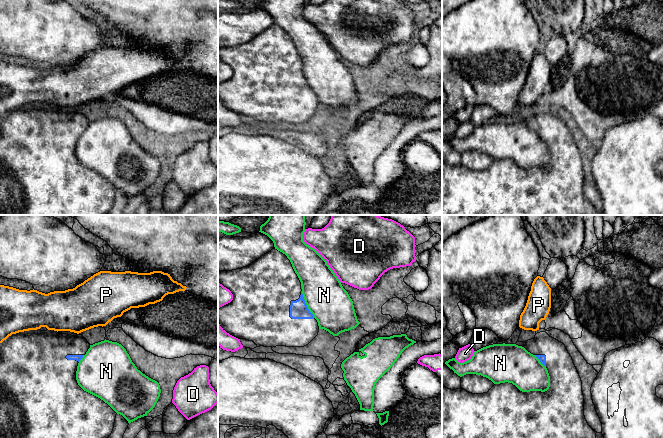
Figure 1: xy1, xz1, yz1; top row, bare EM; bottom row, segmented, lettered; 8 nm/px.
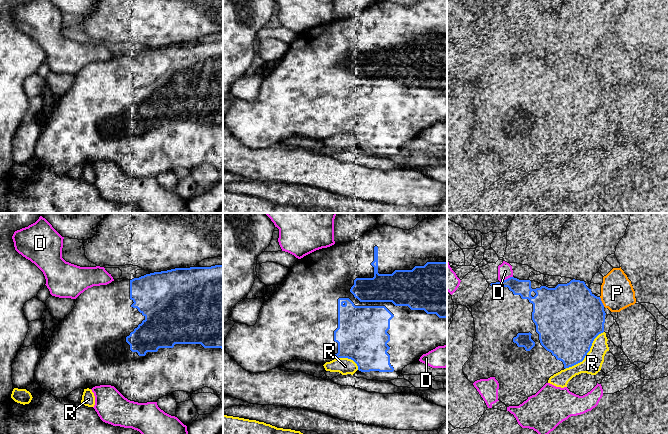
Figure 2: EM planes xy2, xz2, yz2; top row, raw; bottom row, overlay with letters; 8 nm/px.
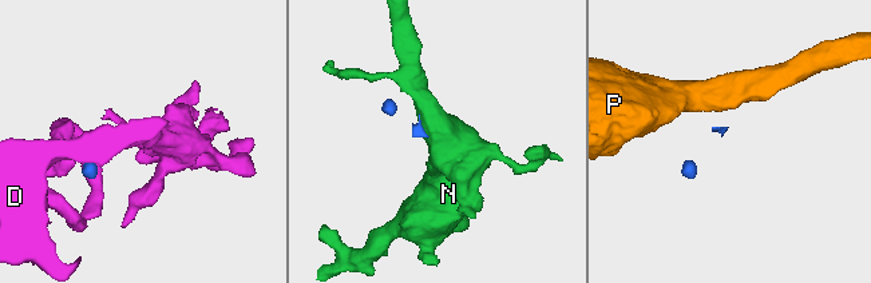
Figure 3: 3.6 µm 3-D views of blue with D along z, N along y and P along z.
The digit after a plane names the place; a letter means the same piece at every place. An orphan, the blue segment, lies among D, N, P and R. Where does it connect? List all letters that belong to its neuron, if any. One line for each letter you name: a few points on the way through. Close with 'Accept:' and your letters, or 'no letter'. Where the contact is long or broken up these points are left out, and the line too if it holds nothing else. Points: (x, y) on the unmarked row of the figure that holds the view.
Accept: no letter

